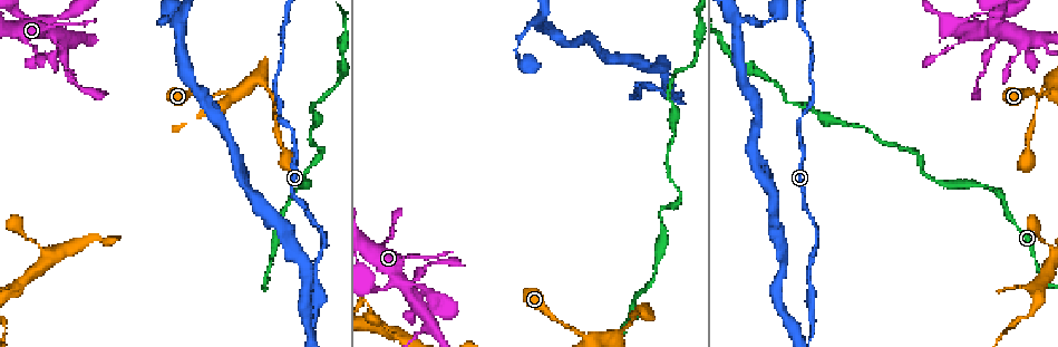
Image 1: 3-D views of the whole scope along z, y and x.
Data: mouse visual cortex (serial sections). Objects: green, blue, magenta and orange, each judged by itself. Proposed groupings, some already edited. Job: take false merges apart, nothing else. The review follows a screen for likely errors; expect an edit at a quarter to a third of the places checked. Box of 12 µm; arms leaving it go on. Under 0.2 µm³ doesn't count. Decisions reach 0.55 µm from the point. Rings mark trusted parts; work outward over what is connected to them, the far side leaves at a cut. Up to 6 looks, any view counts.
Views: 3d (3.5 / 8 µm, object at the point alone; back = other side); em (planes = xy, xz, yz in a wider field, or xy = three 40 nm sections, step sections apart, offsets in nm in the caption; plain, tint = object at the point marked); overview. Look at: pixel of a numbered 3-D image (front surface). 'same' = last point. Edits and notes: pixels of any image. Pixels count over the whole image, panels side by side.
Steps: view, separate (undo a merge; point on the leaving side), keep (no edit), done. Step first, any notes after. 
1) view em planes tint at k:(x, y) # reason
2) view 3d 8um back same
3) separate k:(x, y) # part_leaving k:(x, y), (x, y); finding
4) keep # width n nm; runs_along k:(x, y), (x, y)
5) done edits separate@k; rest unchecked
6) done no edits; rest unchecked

view 3d 3.5um at 1:(679, 202) # abrupt turn

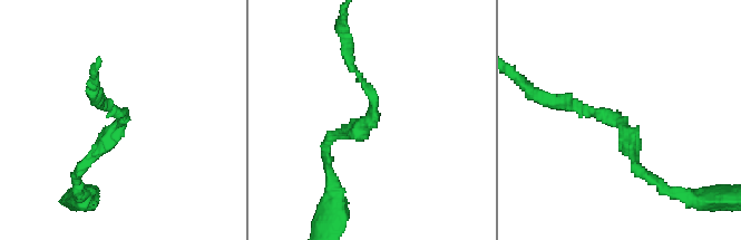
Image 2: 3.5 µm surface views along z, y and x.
view em xy step 5 tint at 2:(372, 117)

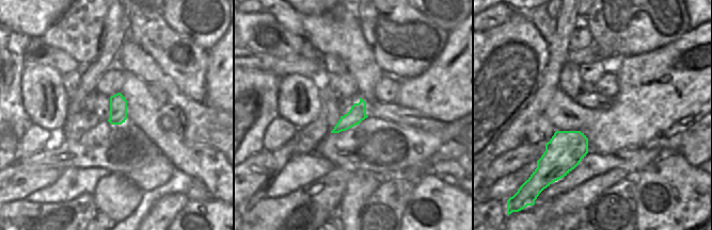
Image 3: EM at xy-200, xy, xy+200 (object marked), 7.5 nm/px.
keep # arm_widths 100, 150 nm; one cell here

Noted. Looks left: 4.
view em xy step 5 tint at 1:(667, 150) # thick turns thin

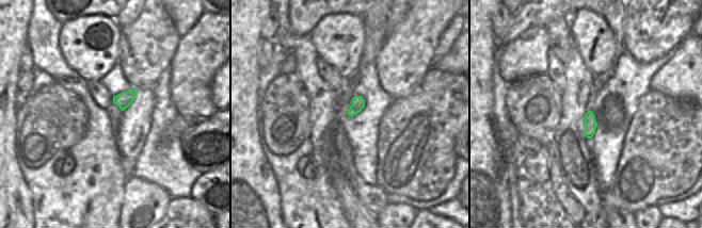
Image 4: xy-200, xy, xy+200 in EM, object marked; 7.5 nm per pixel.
view 3d 3.5um same

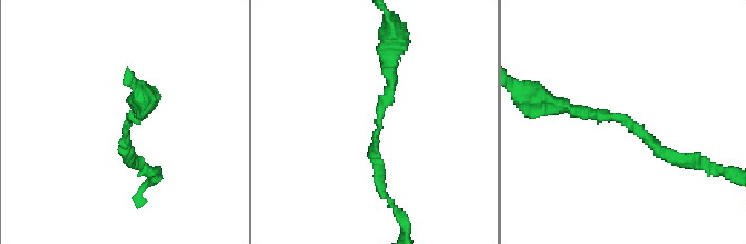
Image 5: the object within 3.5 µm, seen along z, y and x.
keep # arm_widths 150, 200 nm; runs_along 5:(686, 157), (660, 150), (620, 116), (560, 103); continuous, no second cell

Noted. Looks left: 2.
view em xy step 5 tint at 1:(810, 330) # thick turns thin

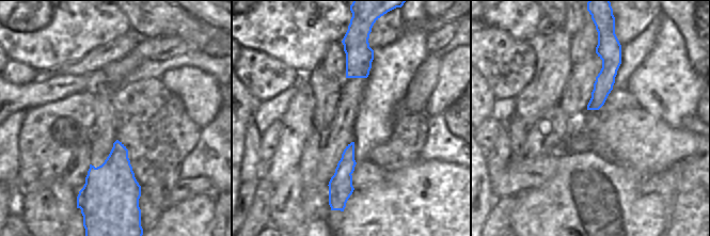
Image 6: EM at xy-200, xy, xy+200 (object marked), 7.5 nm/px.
view 3d 3.5um back same

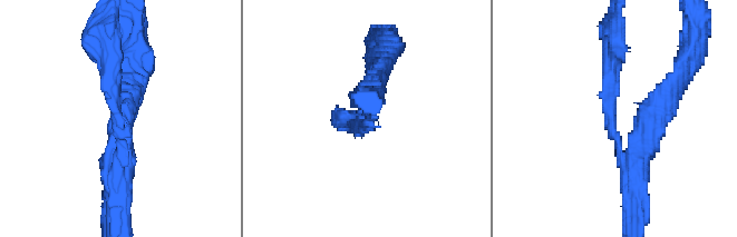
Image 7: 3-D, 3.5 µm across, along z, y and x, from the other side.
separate 7:(645, 177) # arm_widths 250, 300 nm; part_leaving 7:(617, 149), (634, 159), (677, 81); a second cell is stuck on

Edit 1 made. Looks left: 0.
done edits separate@7; rest unchecked

